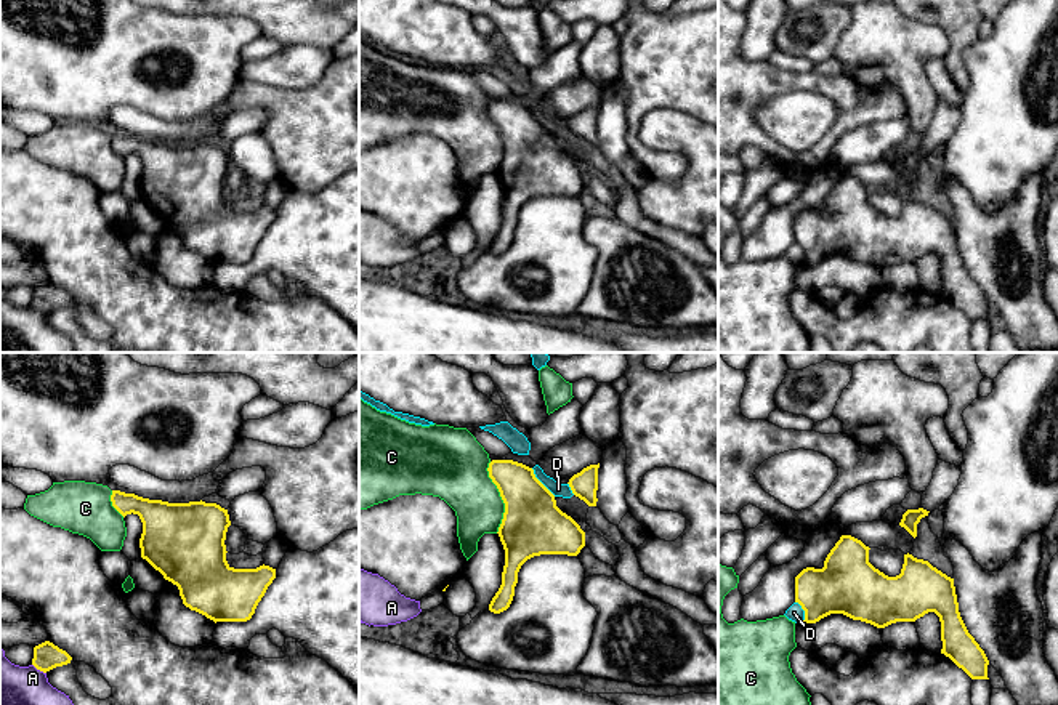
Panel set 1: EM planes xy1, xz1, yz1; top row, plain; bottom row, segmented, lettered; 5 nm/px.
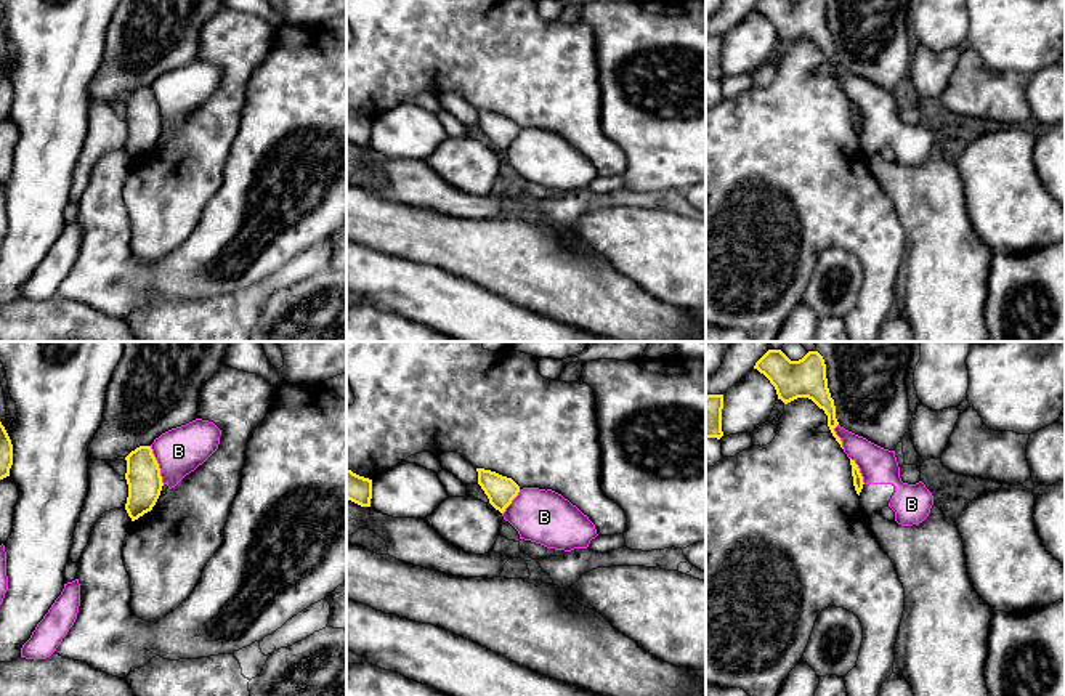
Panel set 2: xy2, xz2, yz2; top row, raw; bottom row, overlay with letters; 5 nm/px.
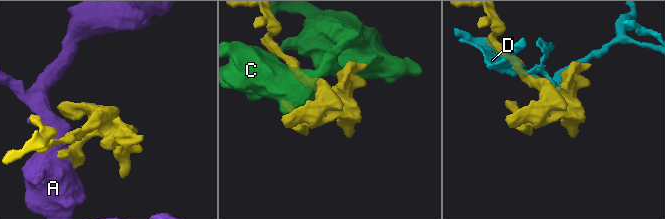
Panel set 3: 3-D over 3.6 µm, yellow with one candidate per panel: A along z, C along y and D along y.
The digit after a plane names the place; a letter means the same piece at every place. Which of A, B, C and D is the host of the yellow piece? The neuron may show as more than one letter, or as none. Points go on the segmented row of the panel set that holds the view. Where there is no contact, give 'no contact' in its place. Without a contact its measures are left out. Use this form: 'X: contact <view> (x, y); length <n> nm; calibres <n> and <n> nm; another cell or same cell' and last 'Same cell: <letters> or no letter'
A: contact xy1 (39, 668); length 90 nm; calibres 140 and 220 nm; another cell
B: contact xy2 (157, 465); length 200 nm; calibres 180 and 240 nm; another cell
C: contact xz1 (500, 495); length 360 nm; calibres 300 and 300 nm; another cell
D: contact xz1 (541, 483); length 190 nm; calibres 300 and 70 nm; another cell
Same cell: no letter

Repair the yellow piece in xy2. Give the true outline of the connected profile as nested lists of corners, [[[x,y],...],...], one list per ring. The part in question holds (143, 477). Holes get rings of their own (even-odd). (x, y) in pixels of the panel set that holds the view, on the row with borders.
[[[140,446],[127,457],[125,480],[128,484],[128,497],[125,510],[132,521],[151,512],[162,491],[162,476],[159,463],[151,446]]]

